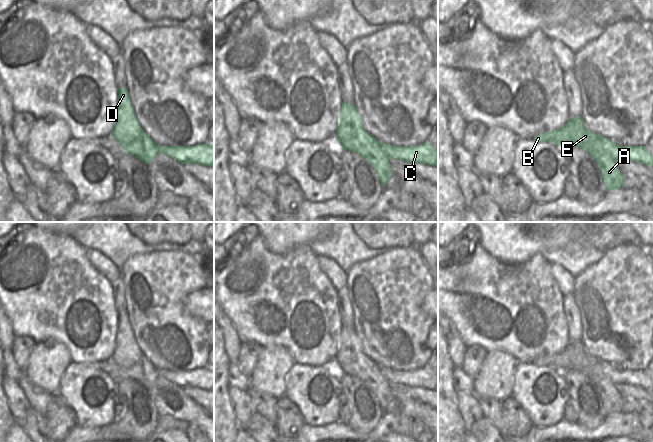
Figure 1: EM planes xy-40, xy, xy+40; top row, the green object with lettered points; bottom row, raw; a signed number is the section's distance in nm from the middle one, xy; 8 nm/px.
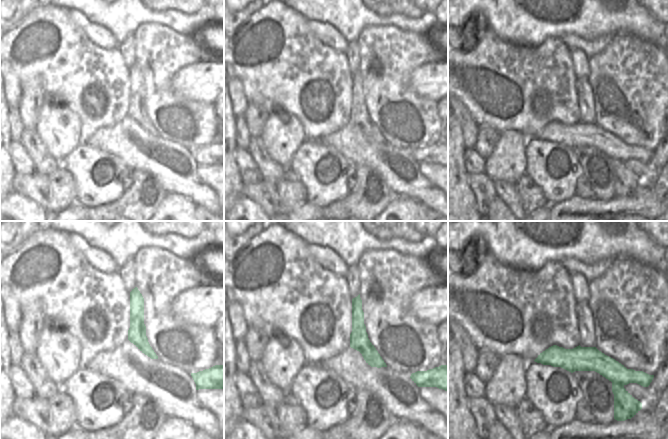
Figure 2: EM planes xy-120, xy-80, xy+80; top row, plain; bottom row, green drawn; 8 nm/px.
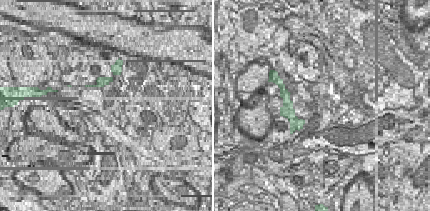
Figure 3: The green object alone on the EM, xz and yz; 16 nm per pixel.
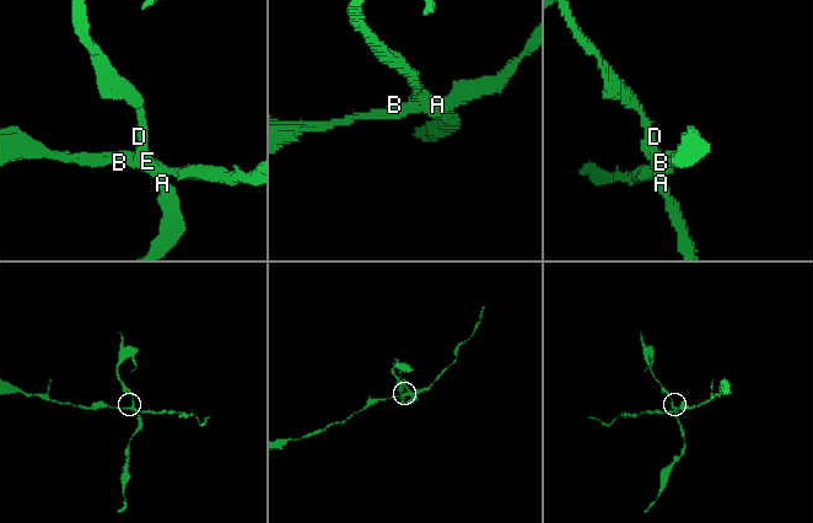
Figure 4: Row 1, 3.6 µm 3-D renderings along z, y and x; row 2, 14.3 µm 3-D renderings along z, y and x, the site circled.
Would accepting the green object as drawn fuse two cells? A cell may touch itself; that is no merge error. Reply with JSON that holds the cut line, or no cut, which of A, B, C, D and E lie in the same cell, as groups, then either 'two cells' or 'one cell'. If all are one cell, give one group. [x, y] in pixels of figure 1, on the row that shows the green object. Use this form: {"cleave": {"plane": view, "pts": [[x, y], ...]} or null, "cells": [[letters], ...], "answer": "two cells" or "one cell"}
{"cleave": {"plane": "xy+40", "pts": [[577, 145], [602, 149], [615, 160]]}, "cells": [["A", "D"], ["B", "C", "E"]], "answer": "two cells"}

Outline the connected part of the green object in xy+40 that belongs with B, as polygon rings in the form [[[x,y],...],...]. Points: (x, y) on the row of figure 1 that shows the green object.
[[[577,120],[568,121],[559,130],[543,132],[534,139],[537,142],[549,142],[561,148],[580,145],[582,148],[603,150],[615,160],[629,160],[645,166],[653,166],[653,156],[646,146],[619,146],[599,134],[581,128]]]

